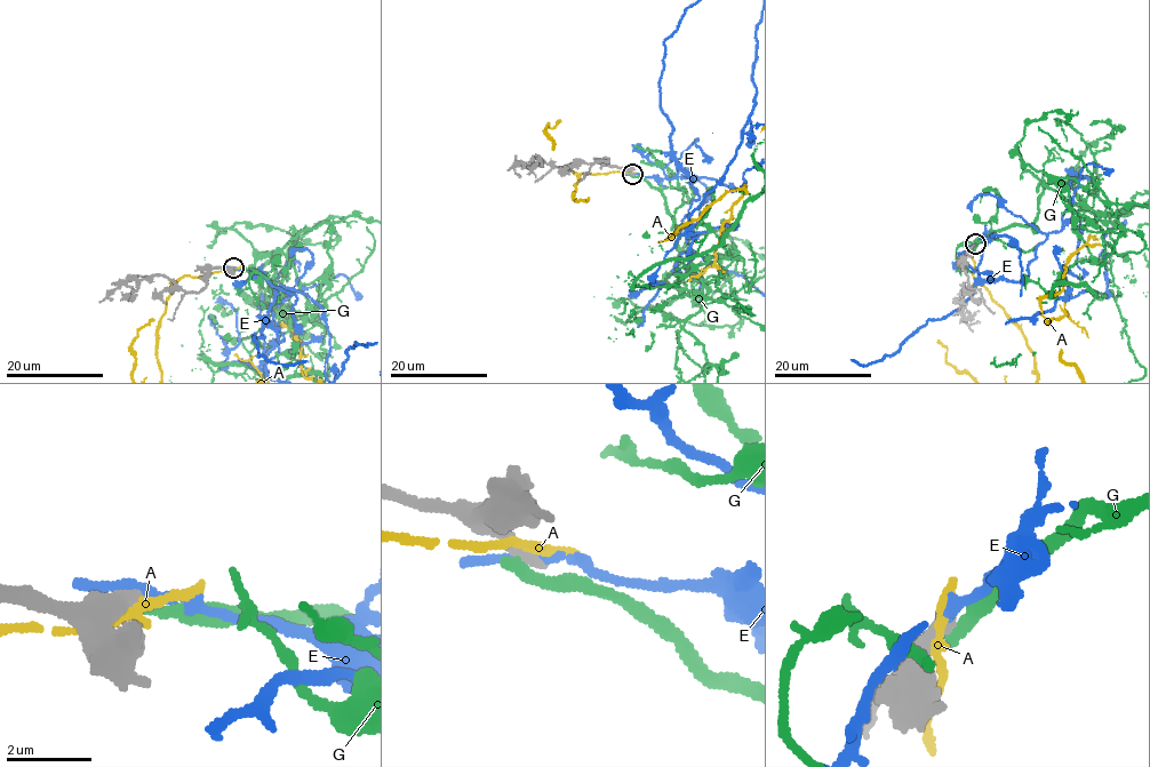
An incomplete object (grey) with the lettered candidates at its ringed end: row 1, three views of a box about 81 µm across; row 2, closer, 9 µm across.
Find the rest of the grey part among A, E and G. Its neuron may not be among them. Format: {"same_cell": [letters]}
{"same_cell": []}

